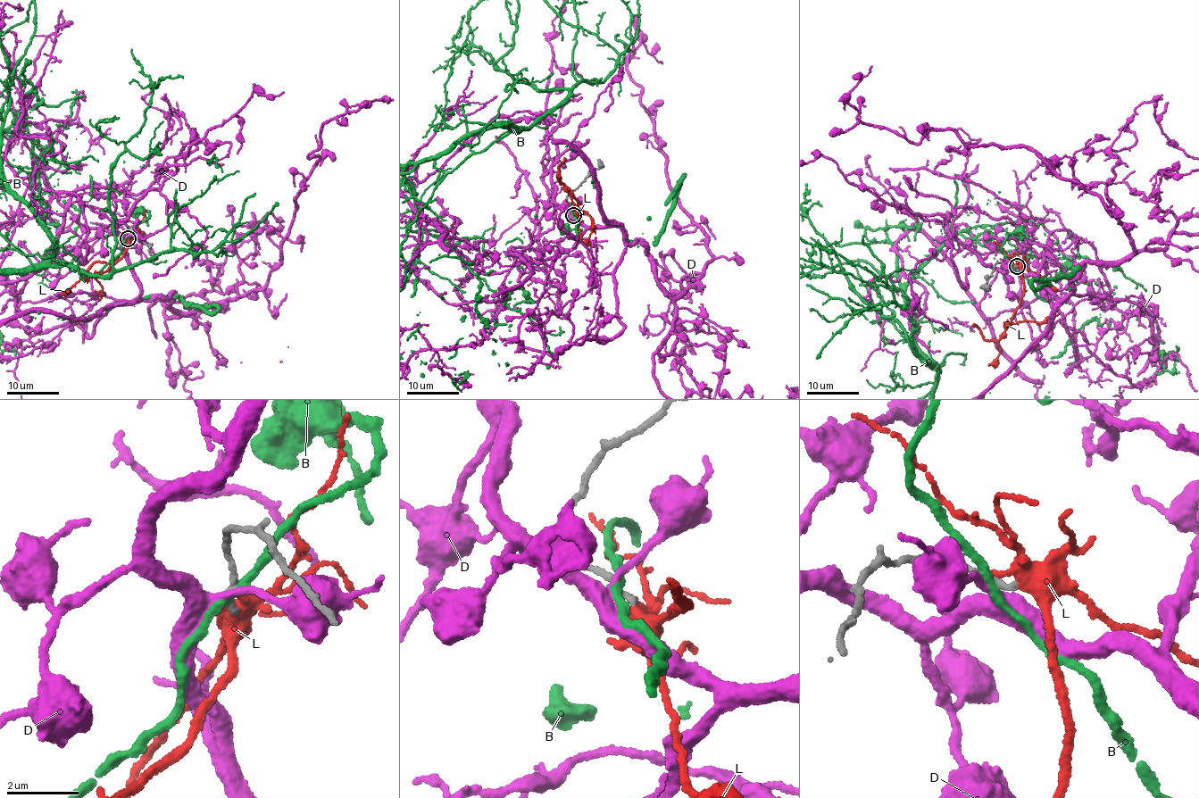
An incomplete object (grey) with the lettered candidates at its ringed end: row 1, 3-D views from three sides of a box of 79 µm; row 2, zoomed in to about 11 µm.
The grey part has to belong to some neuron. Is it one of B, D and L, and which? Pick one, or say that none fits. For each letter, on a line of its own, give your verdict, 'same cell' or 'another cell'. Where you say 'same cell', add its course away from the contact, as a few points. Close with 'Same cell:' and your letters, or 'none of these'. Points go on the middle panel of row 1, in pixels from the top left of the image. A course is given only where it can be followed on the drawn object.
B: another cell
D: another cell
L: same cell; course (573, 212), (578, 217), (580, 214), (575, 199), (560, 179), (560, 165), (566, 159)
Same cell: L

